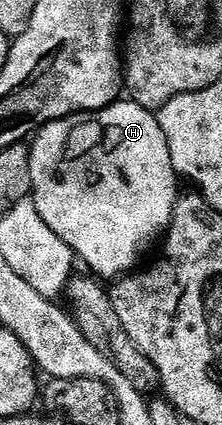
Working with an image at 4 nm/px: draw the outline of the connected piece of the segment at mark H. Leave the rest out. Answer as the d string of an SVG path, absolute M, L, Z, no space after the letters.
M115 101L99 111L83 111L77 115L69 115L67 119L57 119L44 127L39 127L29 144L29 149L32 165L32 198L40 217L44 217L44 225L48 225L48 229L52 229L52 233L56 233L60 241L67 243L74 250L75 256L81 262L83 259L95 271L91 271L95 276L114 281L121 276L131 274L143 262L142 254L154 242L157 244L163 238L164 232L170 226L174 208L180 199L180 194L178 195L180 179L174 173L172 153L168 153L168 141L164 137L164 129L160 129L157 114L129 101Z

